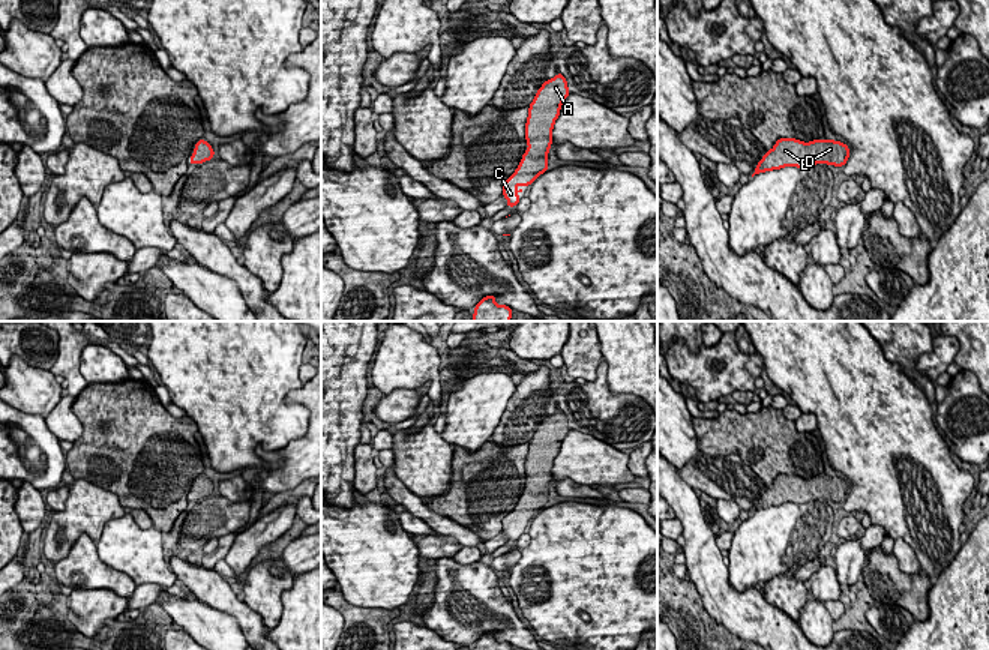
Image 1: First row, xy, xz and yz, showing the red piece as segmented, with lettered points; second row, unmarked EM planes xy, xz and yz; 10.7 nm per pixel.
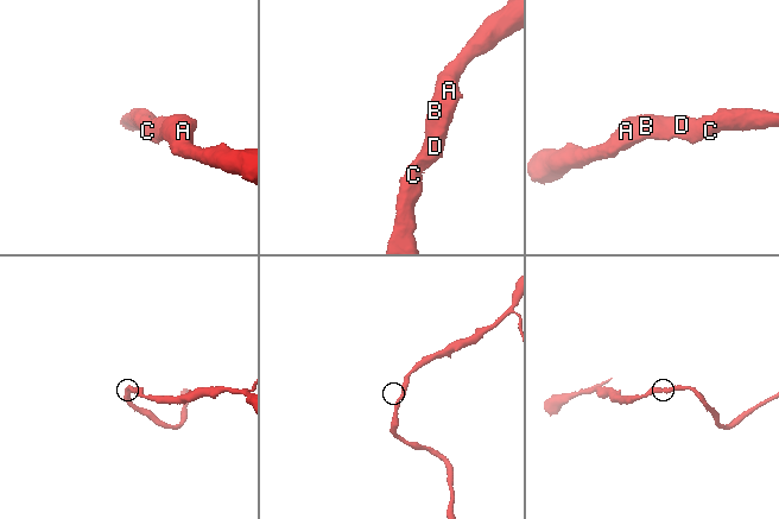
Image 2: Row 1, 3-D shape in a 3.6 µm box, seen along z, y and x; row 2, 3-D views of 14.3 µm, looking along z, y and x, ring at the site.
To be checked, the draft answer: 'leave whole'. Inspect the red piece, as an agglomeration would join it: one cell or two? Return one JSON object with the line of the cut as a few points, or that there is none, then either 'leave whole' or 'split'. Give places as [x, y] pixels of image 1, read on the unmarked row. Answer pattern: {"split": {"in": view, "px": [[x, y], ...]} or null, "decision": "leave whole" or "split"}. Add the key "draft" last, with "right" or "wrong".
{"split": null, "decision": "leave whole", "draft": "right"}

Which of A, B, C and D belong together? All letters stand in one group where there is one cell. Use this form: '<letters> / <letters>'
A B C D

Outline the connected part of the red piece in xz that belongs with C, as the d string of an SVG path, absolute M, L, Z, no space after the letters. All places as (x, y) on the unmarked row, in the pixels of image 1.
M563 410L545 417L537 426L528 444L525 459L525 476L528 485L515 509L503 518L503 533L509 537L506 543L518 542L522 533L518 533L516 521L530 522L540 510L548 507L548 488L552 483L552 465L560 452L566 434L570 431Z

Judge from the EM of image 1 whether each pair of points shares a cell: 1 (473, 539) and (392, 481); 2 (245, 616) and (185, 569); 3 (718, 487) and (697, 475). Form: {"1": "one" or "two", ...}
{"1": "one", "2": "one", "3": "one"}

